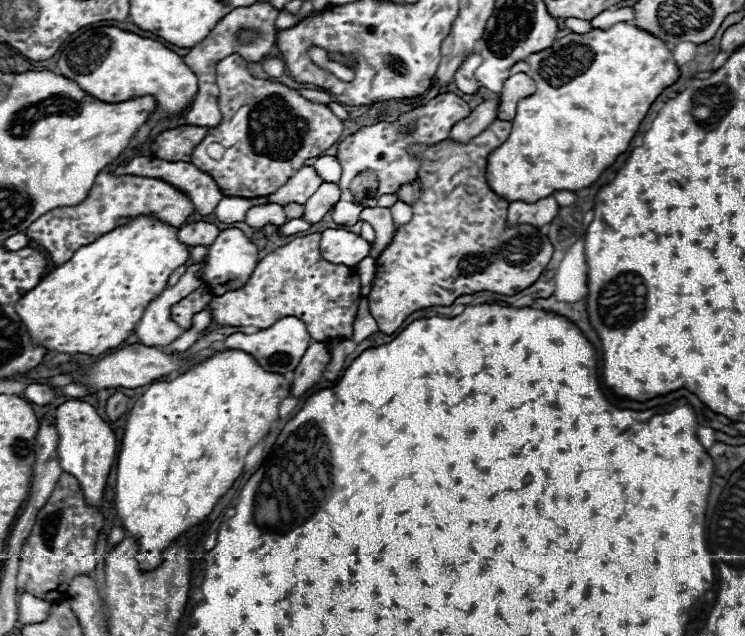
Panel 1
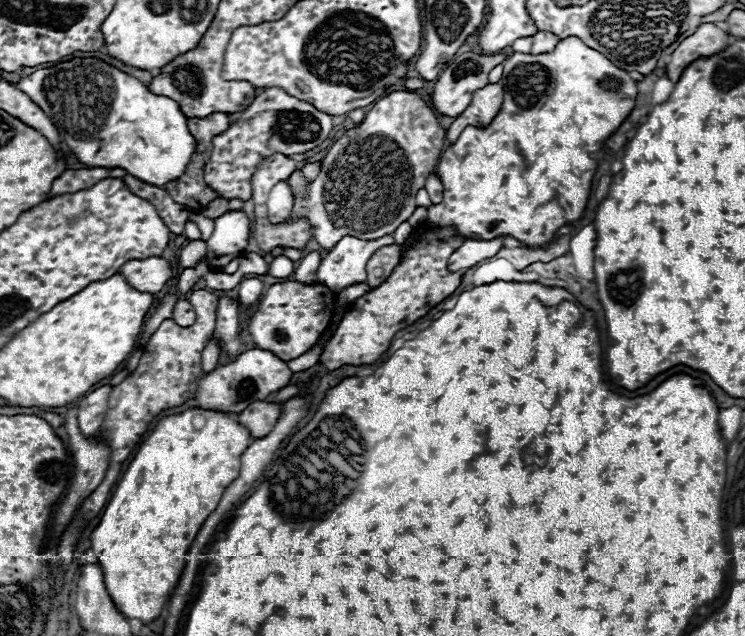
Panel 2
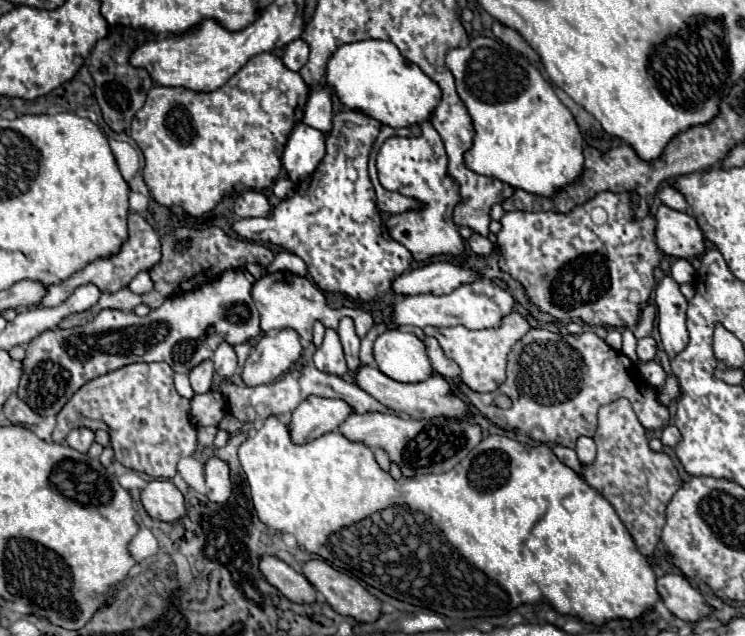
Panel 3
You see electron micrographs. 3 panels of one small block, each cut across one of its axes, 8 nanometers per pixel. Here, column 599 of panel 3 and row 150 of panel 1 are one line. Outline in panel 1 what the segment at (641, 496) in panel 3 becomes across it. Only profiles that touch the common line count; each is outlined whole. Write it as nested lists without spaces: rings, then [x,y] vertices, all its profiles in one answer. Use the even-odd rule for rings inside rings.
[[[494,120],[480,136],[472,138],[464,146],[444,140],[430,148],[412,148],[414,154],[422,156],[422,166],[418,170],[418,176],[424,182],[422,194],[420,200],[412,206],[412,220],[396,230],[388,248],[384,248],[384,252],[376,258],[376,276],[368,294],[368,308],[380,332],[394,334],[414,310],[430,306],[450,306],[462,294],[488,290],[514,296],[536,282],[546,270],[546,264],[550,262],[554,252],[546,230],[526,224],[506,228],[506,210],[510,202],[496,196],[486,184],[486,158],[494,148],[506,142],[510,128],[510,122]]]

